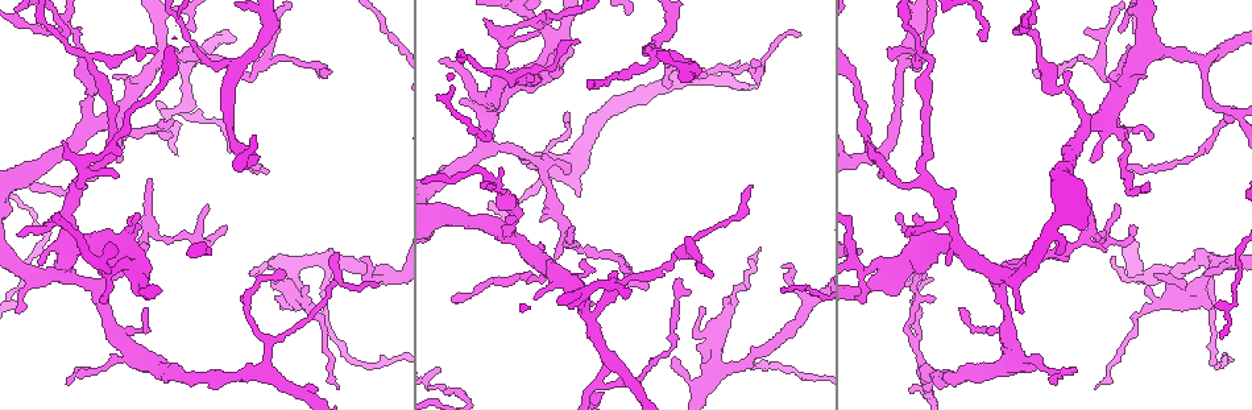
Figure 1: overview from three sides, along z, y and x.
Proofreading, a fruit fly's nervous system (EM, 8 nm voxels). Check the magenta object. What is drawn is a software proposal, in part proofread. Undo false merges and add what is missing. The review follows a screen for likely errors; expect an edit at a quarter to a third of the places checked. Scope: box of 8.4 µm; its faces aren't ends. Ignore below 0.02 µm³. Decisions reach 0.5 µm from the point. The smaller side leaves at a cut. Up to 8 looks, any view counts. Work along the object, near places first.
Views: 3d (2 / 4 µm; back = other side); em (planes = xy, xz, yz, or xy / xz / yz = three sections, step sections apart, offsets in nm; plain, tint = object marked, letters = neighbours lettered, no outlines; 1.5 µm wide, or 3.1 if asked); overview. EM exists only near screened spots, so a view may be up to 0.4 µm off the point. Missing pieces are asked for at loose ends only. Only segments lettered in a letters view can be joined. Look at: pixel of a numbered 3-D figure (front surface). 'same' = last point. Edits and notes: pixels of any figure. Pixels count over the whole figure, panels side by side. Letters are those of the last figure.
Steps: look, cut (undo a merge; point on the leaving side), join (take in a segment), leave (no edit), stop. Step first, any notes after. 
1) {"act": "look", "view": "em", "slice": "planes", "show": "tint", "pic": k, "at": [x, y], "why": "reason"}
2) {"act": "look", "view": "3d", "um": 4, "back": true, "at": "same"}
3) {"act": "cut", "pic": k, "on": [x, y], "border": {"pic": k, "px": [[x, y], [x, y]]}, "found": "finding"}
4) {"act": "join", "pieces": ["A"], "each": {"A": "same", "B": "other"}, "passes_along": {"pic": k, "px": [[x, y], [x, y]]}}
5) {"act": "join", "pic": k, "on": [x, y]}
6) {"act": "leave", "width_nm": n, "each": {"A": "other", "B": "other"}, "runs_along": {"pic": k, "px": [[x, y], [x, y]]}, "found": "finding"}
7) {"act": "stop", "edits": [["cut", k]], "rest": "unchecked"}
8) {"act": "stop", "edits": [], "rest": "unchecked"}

{"act": "look", "view": "em", "slice": "planes", "show": "letters", "pic": 1, "at": [1015, 260], "why": "branch stops here"}

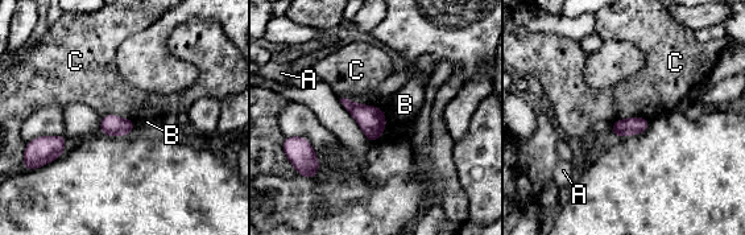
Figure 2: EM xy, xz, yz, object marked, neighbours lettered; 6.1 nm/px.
{"act": "leave", "each": {"A": "other", "B": "other", "C": "other"}, "border": {"pic": 2, "px": [[340, 98], [383, 111], [377, 140]]}, "found": "no lettered segment goes on from it"}

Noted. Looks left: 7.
{"act": "look", "view": "3d", "um": 4, "pic": 1, "at": [585, 314], "why": "four arms meet"}

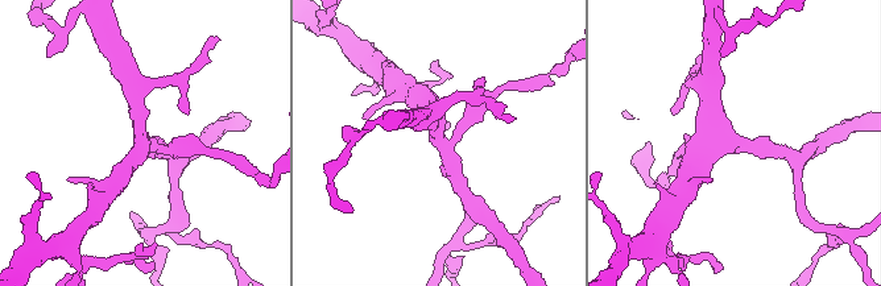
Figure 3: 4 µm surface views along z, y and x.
{"act": "look", "view": "em", "slice": "xz", "step": 8, "show": "letters", "pic": 3, "at": [734, 143], "arms": 4}

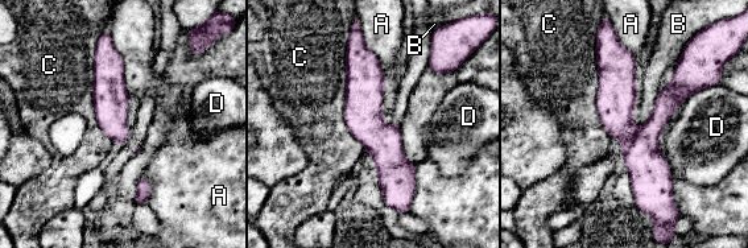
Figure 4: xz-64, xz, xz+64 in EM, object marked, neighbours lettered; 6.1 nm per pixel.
{"act": "leave", "longest_contact_nm": ["C", 700], "each": {"A": "other", "B": "other", "C": "other", "D": "other"}, "found": "continuous, no second cell"}

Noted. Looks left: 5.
{"act": "look", "view": "3d", "um": 2, "pic": 1, "at": [16, 313]}

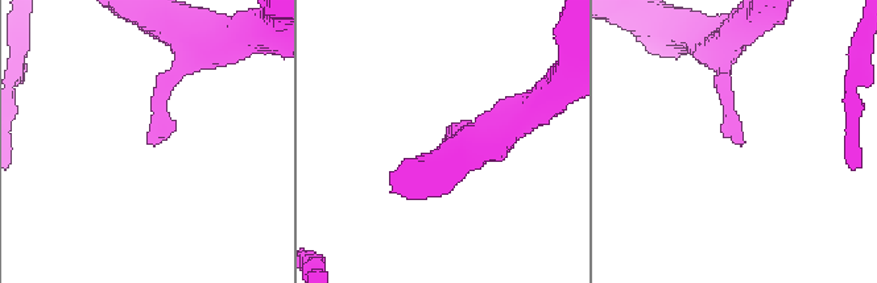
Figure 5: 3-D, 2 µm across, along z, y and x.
{"act": "look", "view": "em", "slice": "planes", "show": "letters", "pic": 5, "at": [738, 136]}

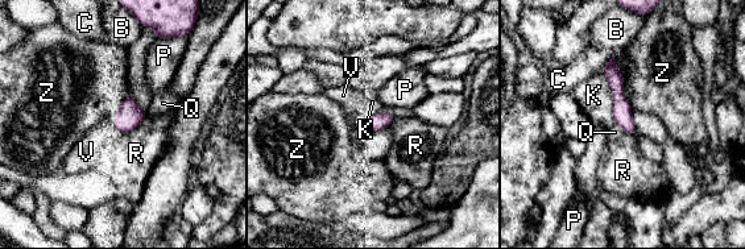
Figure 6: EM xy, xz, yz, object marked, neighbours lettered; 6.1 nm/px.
{"act": "leave", "each": {"B": "other", "C": "other", "K": "other", "P": "other", "Q": "other", "R": "other", "V": "other", "Z": "other"}, "found": "none of them fits"}

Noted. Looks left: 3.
{"act": "stop", "edits": [], "rest": "unchecked"}

